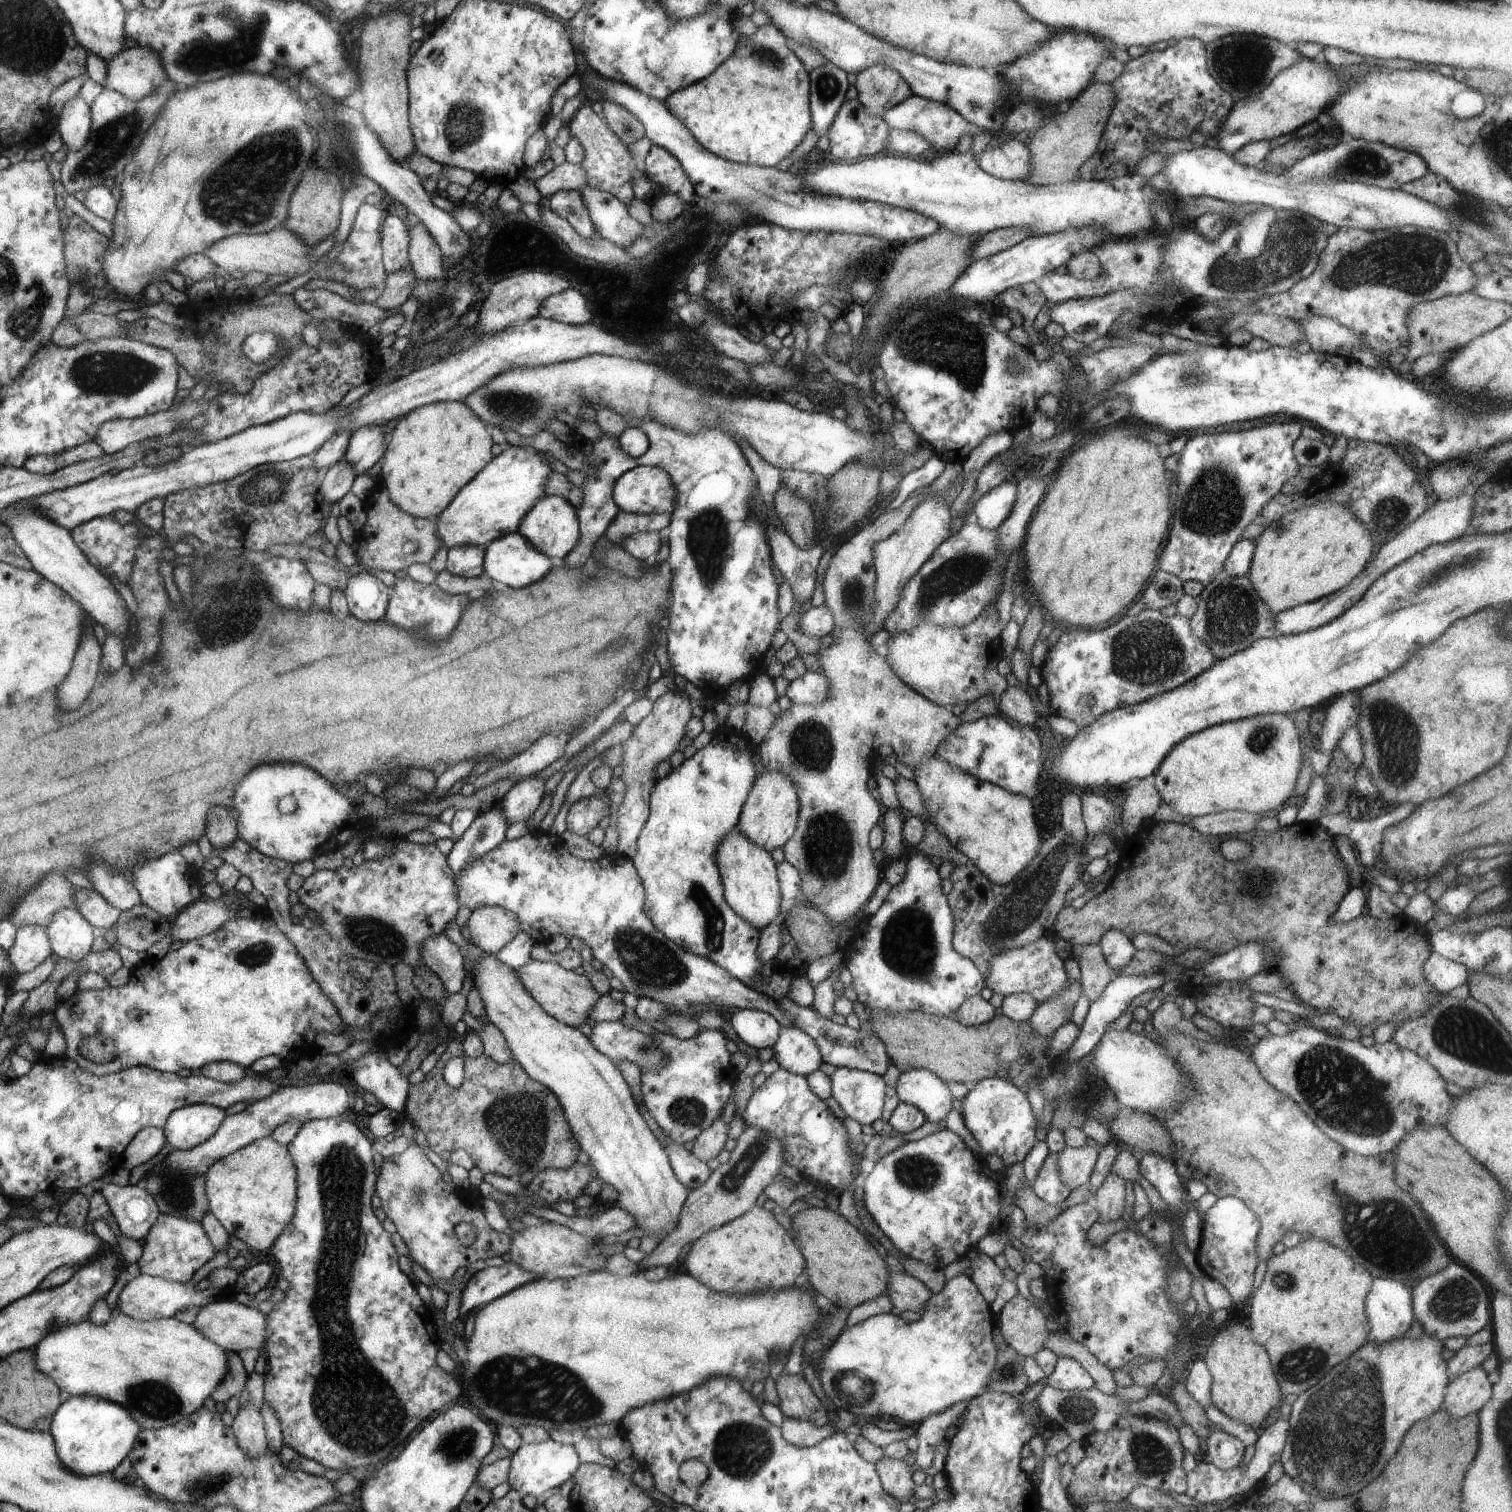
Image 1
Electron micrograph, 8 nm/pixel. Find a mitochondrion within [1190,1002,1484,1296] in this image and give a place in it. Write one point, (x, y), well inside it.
(1339, 1088)

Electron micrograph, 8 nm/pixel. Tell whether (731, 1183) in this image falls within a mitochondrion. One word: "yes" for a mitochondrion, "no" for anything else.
yes

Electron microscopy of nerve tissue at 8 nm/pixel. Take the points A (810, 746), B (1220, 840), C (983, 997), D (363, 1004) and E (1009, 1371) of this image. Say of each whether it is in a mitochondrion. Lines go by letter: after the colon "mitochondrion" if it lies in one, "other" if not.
A: mitochondrion
B: other
C: other
D: other
E: mitochondrion

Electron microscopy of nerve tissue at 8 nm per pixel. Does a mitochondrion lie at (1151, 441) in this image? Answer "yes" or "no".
no

